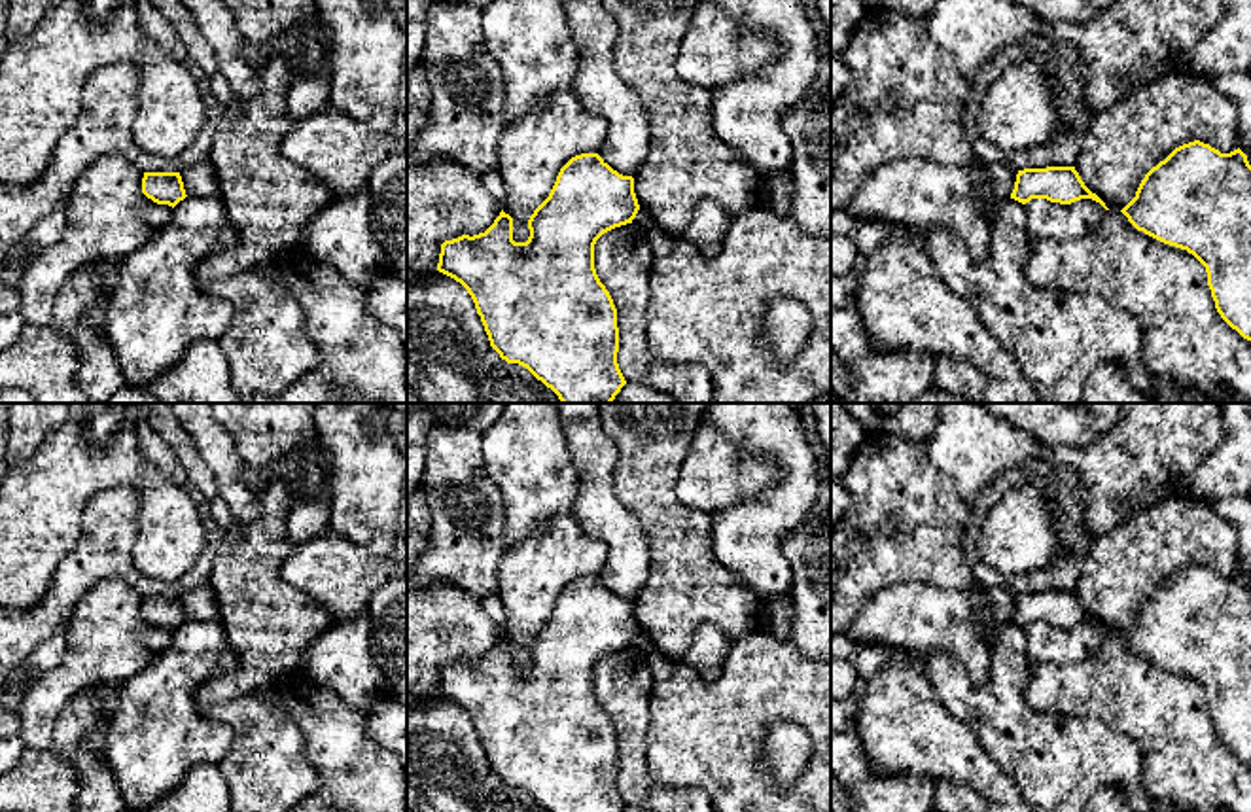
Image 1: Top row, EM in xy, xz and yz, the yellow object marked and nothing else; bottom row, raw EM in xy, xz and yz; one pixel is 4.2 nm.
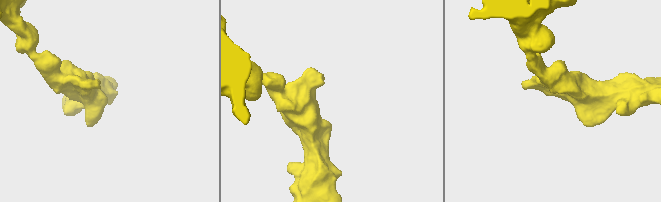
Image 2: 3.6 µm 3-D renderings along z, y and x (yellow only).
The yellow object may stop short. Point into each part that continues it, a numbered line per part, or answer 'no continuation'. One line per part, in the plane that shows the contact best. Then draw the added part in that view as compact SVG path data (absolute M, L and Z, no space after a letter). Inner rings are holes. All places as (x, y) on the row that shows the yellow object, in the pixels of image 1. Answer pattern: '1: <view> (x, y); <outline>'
no continuation

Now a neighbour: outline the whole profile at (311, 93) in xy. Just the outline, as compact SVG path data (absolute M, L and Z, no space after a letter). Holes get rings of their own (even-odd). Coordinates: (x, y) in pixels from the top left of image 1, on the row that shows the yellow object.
M320 23L314 26L314 36L324 53L324 70L320 74L301 74L290 87L286 110L293 119L314 115L331 106L331 42Z

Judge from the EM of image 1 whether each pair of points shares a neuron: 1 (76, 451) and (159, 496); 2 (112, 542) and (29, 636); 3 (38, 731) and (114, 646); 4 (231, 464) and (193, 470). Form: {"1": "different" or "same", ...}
{"1": "same", "2": "same", "3": "same", "4": "different"}

